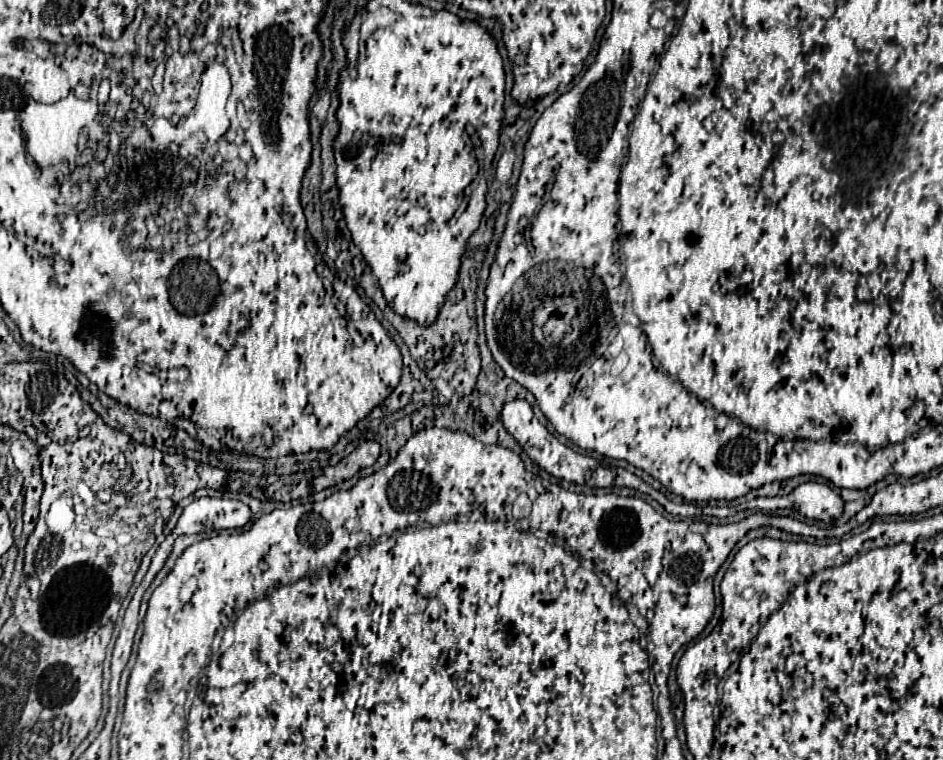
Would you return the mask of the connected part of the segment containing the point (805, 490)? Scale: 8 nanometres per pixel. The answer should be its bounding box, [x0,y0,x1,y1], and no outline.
[741,483,843,521]

